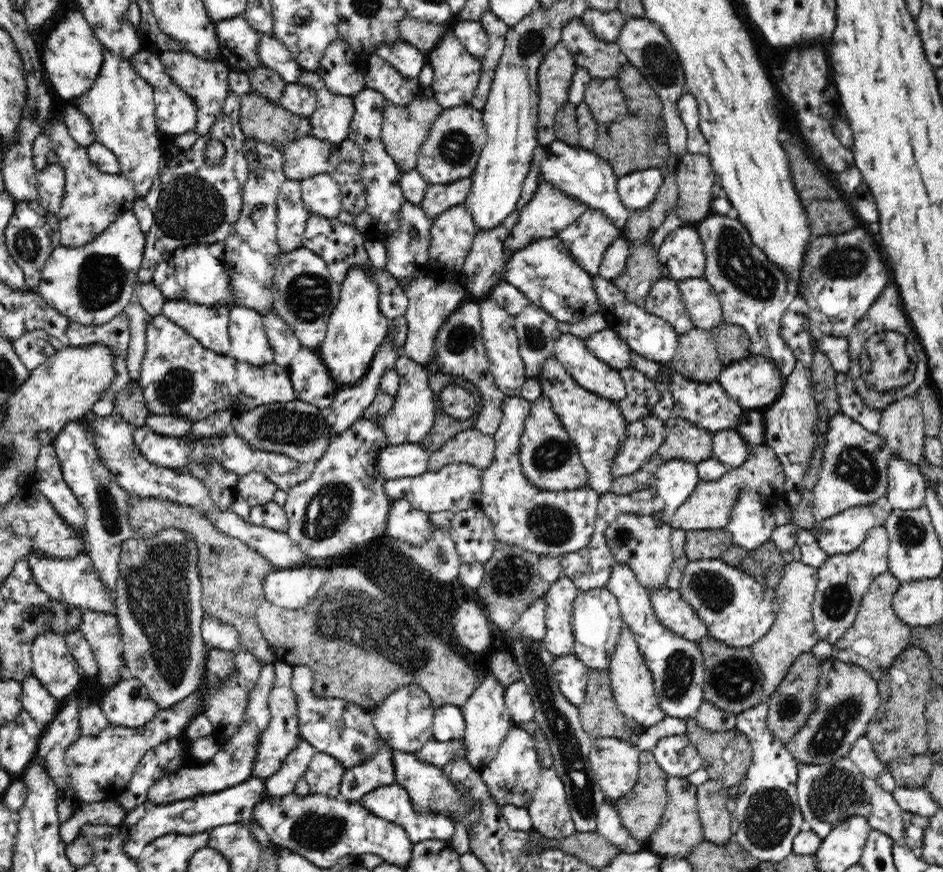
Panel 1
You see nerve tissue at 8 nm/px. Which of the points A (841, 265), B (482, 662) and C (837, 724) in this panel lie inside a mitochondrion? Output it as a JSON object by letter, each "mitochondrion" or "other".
{"A":"mitochondrion","B":"other","C":"mitochondrion"}

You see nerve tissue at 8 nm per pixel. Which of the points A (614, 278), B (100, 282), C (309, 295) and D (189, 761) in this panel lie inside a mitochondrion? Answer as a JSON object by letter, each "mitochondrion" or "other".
{"A":"other","B":"mitochondrion","C":"mitochondrion","D":"other"}

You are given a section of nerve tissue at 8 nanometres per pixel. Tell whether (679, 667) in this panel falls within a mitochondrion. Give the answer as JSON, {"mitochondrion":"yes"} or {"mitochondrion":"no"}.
{"mitochondrion":"yes"}

